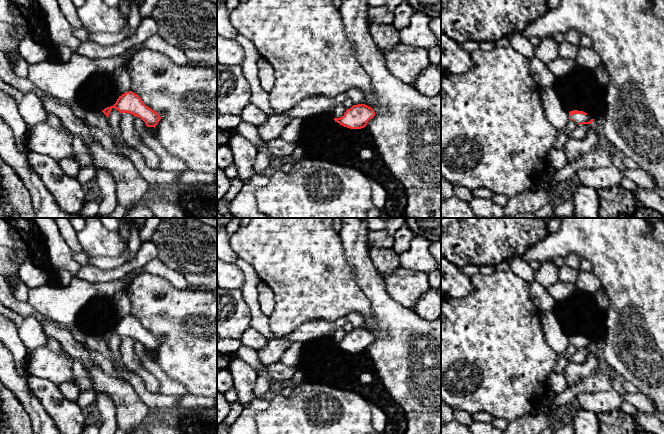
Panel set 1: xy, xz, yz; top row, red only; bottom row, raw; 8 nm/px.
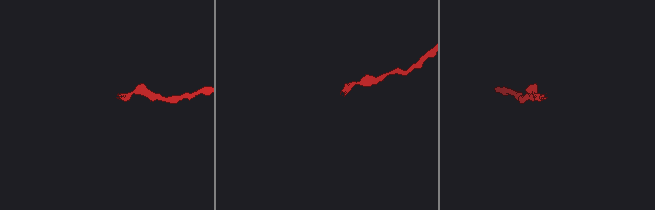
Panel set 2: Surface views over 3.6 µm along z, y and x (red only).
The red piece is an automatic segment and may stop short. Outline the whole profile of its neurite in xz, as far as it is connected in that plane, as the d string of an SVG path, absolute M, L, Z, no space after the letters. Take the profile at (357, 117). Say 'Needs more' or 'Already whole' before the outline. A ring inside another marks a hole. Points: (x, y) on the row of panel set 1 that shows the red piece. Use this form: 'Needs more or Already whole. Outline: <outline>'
Already whole. Outline: M353 105L347 109L340 118L334 118L335 122L350 129L361 129L366 127L368 121L375 116L374 110L365 105Z

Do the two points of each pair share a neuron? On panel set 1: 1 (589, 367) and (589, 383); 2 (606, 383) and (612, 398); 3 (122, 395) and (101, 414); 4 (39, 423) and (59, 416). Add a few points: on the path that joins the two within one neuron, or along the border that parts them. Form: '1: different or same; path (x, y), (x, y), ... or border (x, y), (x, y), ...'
1: different; border (595, 372), (568, 387)
2: different; border (612, 388), (606, 391), (586, 393)
3: different; border (96, 392), (104, 392), (112, 400), (117, 423)
4: different; border (37, 400), (54, 423)

